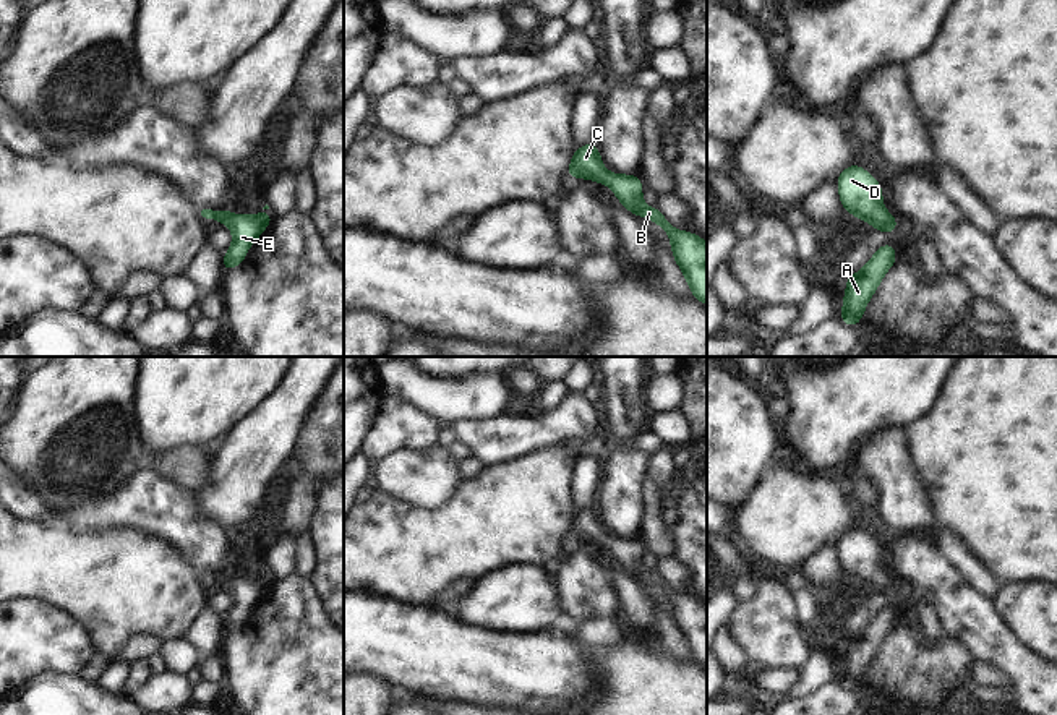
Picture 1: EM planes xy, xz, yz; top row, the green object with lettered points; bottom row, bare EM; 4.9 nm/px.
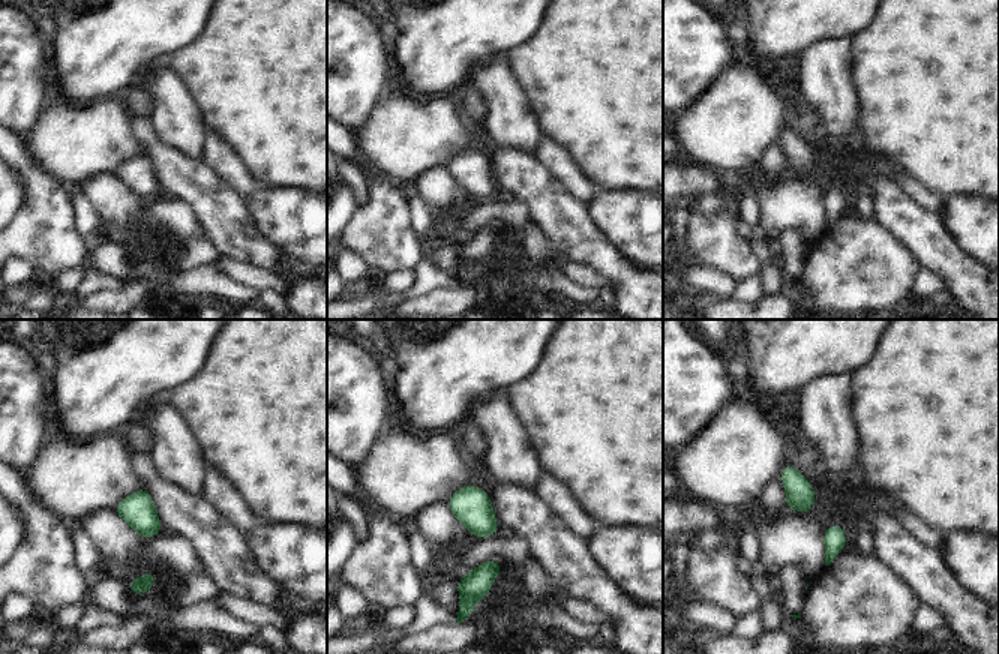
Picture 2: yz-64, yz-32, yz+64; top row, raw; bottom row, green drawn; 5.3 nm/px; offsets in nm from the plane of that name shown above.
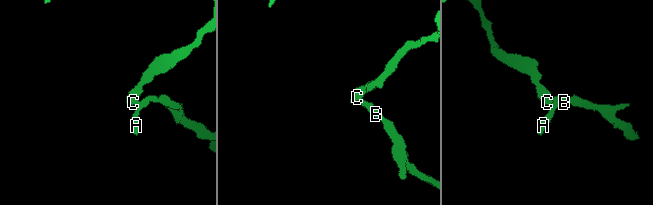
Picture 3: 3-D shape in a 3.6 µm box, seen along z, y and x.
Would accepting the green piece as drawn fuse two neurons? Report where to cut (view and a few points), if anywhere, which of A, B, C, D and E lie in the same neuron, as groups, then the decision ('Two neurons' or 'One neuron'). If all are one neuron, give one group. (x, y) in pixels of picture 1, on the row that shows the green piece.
No split. Groups: A B C D E. One neuron

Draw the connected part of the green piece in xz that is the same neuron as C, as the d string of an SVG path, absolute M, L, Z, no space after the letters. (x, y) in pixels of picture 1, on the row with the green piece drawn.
M588 143L576 149L564 175L592 178L593 183L600 182L608 185L623 208L637 217L644 216L658 224L671 240L674 261L681 268L692 295L707 305L707 243L692 232L676 230L655 204L645 208L642 203L642 182L637 175L610 173L603 167L595 143Z

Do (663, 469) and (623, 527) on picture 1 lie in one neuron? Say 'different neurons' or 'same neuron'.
different neurons

